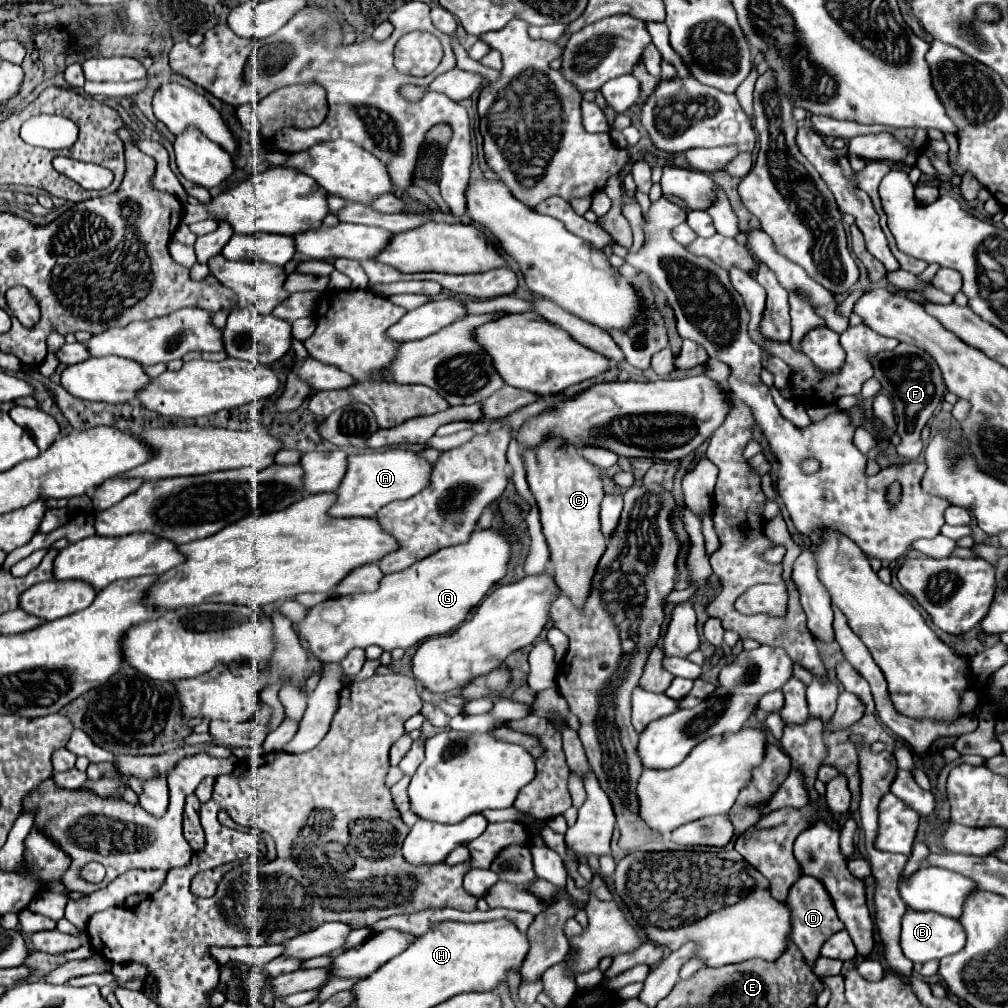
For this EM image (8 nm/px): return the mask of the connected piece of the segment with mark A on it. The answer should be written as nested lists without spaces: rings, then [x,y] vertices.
[[[390,448],[380,452],[368,452],[348,458],[348,472],[336,490],[338,500],[330,508],[332,516],[348,518],[348,516],[376,516],[376,512],[394,502],[394,500],[408,500],[420,490],[430,484],[432,464],[426,462],[418,452],[408,448]]]

